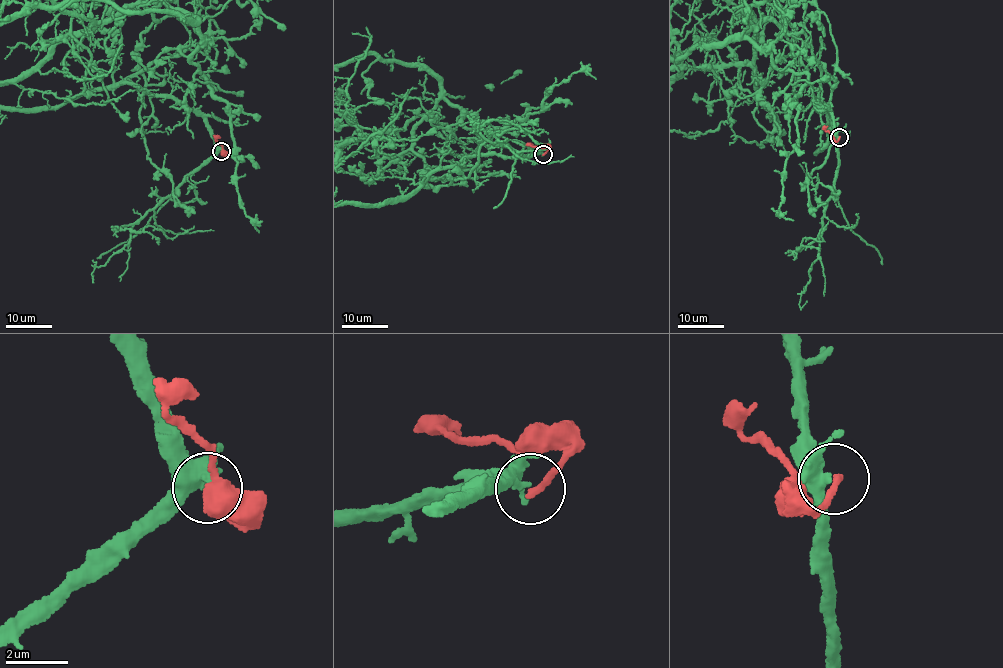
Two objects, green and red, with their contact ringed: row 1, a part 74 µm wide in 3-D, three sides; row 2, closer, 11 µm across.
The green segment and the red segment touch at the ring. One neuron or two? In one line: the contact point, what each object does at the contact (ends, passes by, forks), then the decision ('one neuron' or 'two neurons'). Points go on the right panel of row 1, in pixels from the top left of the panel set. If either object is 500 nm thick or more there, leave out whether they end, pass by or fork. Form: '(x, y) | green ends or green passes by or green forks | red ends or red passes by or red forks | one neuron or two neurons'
(839, 137) | green forks | red ends | two neurons

